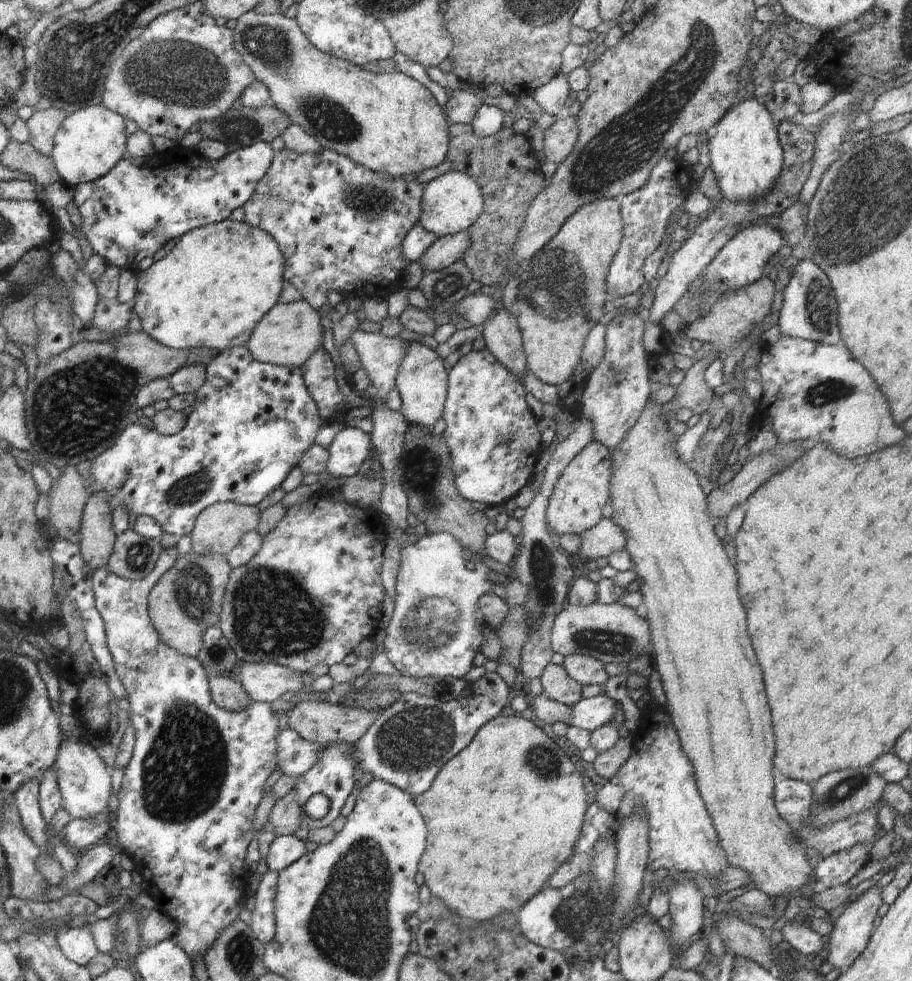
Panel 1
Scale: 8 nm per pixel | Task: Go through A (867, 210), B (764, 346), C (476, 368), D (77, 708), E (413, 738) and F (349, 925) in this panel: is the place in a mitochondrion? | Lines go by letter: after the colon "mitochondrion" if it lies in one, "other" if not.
A: mitochondrion
B: other
C: other
D: other
E: mitochondrion
F: mitochondrion

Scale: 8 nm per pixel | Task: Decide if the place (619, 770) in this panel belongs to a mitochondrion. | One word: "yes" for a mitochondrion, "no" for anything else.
no

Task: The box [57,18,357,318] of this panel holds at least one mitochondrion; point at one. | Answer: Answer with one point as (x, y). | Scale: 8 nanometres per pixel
(186, 76)

